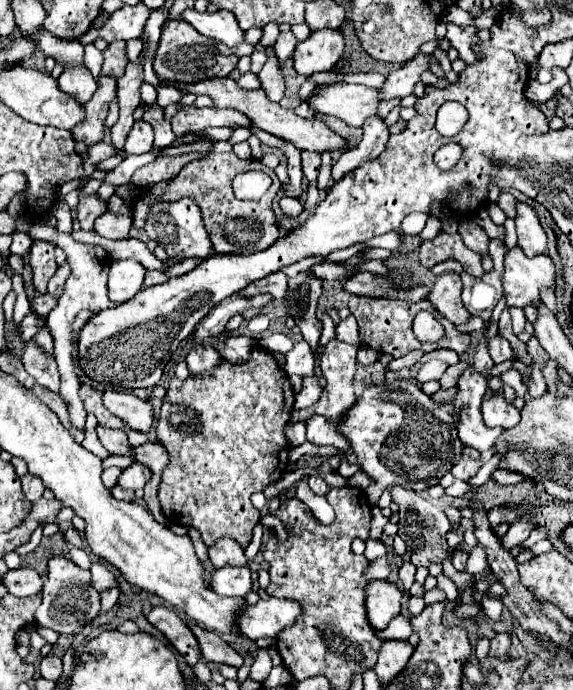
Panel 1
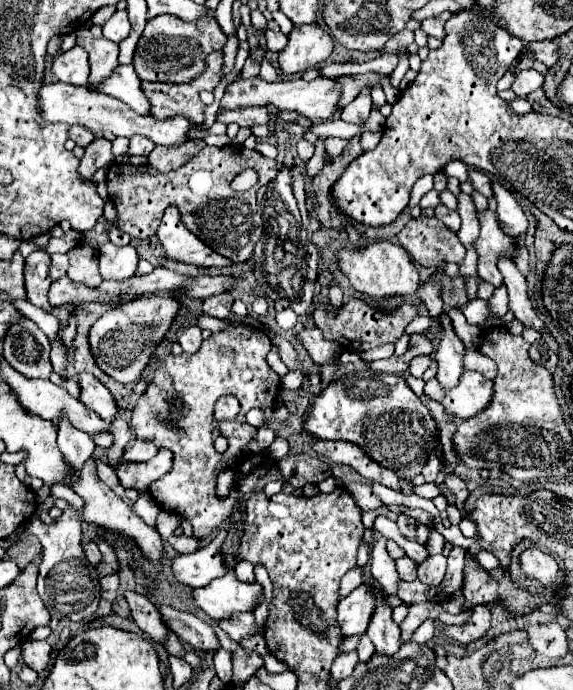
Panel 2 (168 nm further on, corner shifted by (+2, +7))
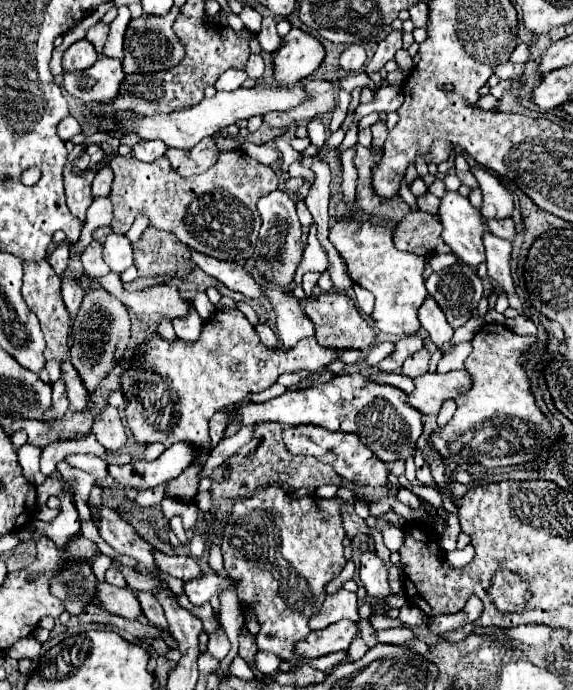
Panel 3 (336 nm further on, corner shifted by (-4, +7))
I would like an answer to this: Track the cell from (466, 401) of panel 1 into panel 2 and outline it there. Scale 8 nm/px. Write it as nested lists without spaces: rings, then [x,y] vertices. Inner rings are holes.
[[[439,314],[437,316],[437,338],[439,338],[439,346],[433,352],[433,358],[437,362],[437,380],[441,384],[445,384],[445,388],[451,388],[453,384],[457,384],[461,372],[463,372],[463,342],[459,340],[459,336],[453,332],[451,326],[451,318],[447,314]]]

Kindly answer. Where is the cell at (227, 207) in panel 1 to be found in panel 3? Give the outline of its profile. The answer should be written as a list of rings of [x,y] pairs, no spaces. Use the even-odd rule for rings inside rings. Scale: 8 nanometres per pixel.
[[[243,150],[221,152],[219,160],[207,172],[189,178],[173,172],[165,156],[155,162],[141,162],[133,154],[115,156],[109,166],[115,174],[109,194],[115,206],[115,218],[111,222],[115,234],[127,234],[141,214],[149,220],[149,226],[173,232],[185,246],[237,264],[249,260],[255,250],[261,228],[257,200],[281,184],[275,168],[261,164]]]

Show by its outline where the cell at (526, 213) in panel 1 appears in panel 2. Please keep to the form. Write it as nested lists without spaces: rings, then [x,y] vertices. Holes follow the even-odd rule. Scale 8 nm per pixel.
[[[491,182],[491,188],[493,188],[493,198],[497,200],[497,212],[495,214],[497,214],[497,220],[503,228],[503,232],[511,238],[515,238],[515,236],[523,238],[525,230],[527,230],[527,218],[525,218],[521,206],[511,196],[511,192],[503,188],[503,184]]]

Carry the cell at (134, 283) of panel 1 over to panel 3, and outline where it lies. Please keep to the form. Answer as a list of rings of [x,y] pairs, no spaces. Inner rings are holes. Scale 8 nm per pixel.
[[[109,234],[103,246],[103,260],[113,272],[125,272],[133,264],[133,248],[127,236]]]

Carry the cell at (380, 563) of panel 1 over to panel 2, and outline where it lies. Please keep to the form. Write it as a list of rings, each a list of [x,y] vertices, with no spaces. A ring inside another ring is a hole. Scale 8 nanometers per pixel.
[[[353,568],[349,570],[343,580],[341,580],[341,586],[339,586],[339,598],[345,598],[351,590],[355,590],[357,586],[361,586],[365,582],[363,578],[363,568]]]

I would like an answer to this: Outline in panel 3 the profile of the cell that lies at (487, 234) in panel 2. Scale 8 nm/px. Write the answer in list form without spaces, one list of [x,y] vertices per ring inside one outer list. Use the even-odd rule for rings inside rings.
[[[445,192],[439,206],[443,240],[469,266],[485,262],[483,232],[491,232],[481,210],[457,192]]]

